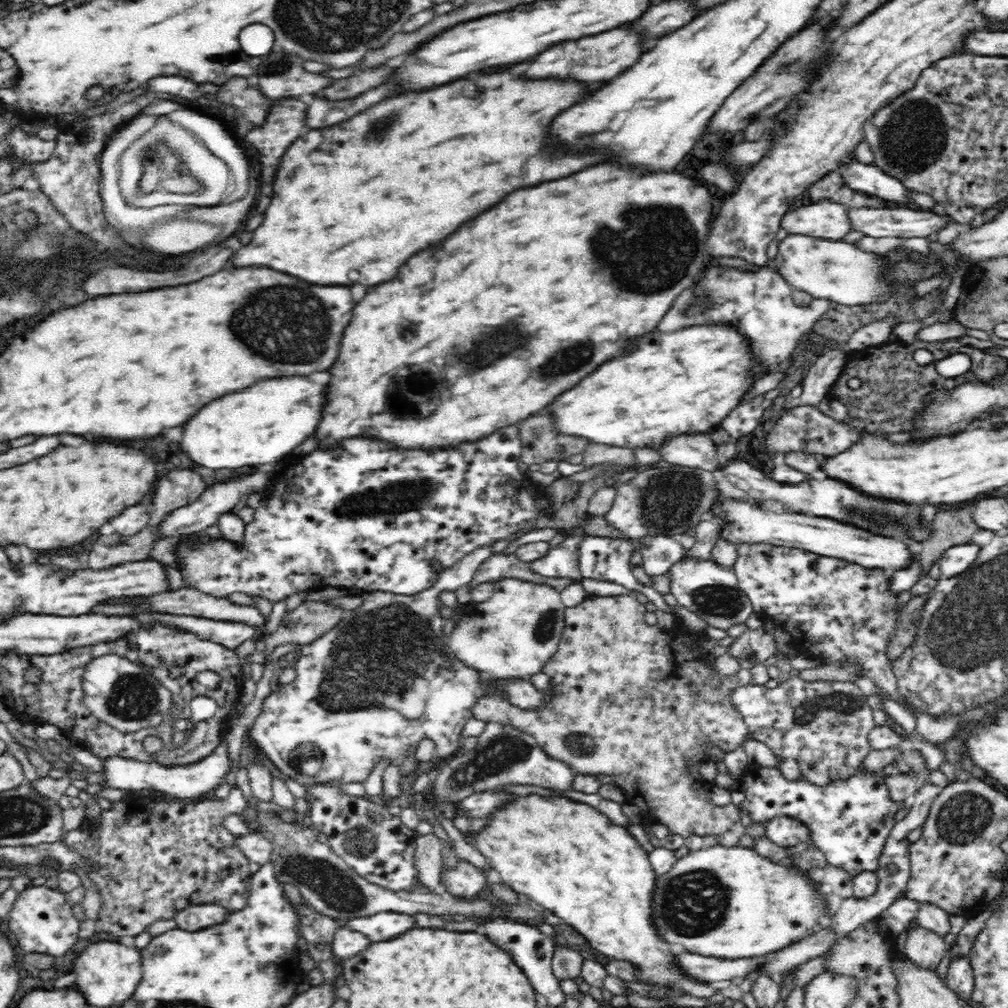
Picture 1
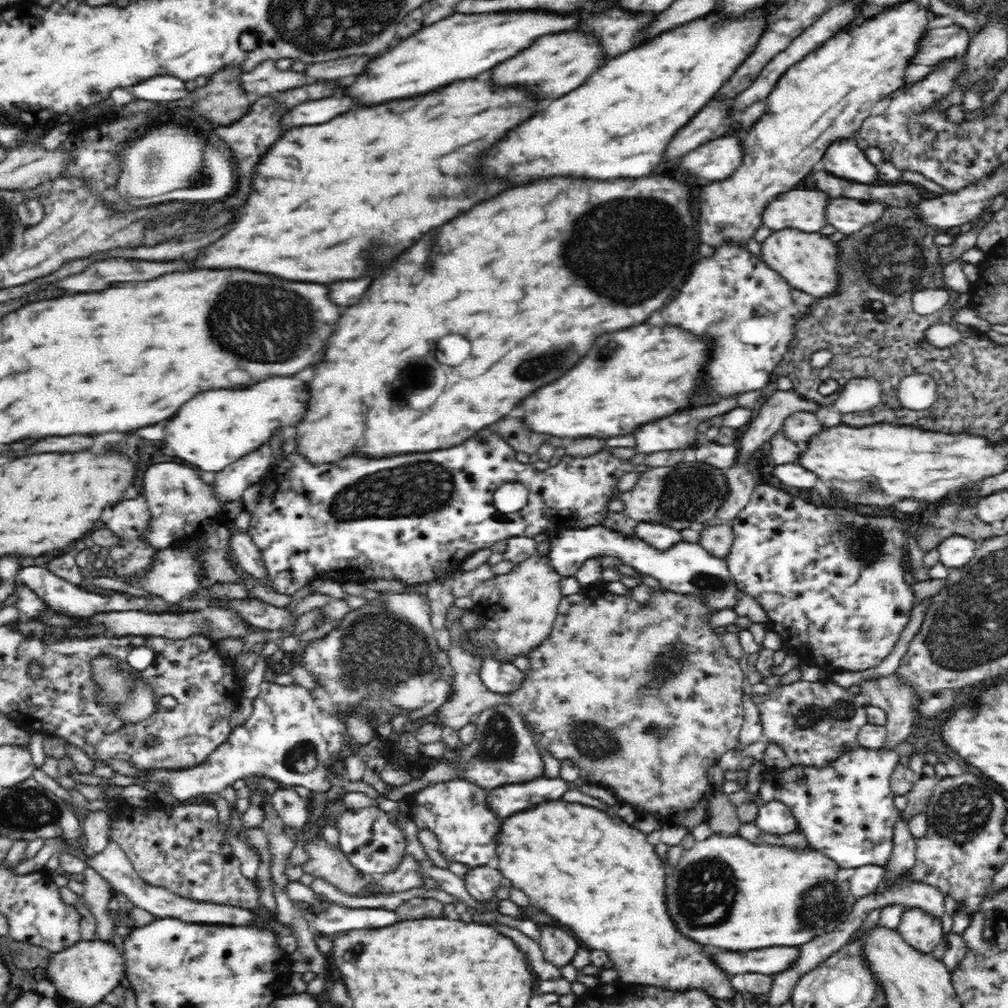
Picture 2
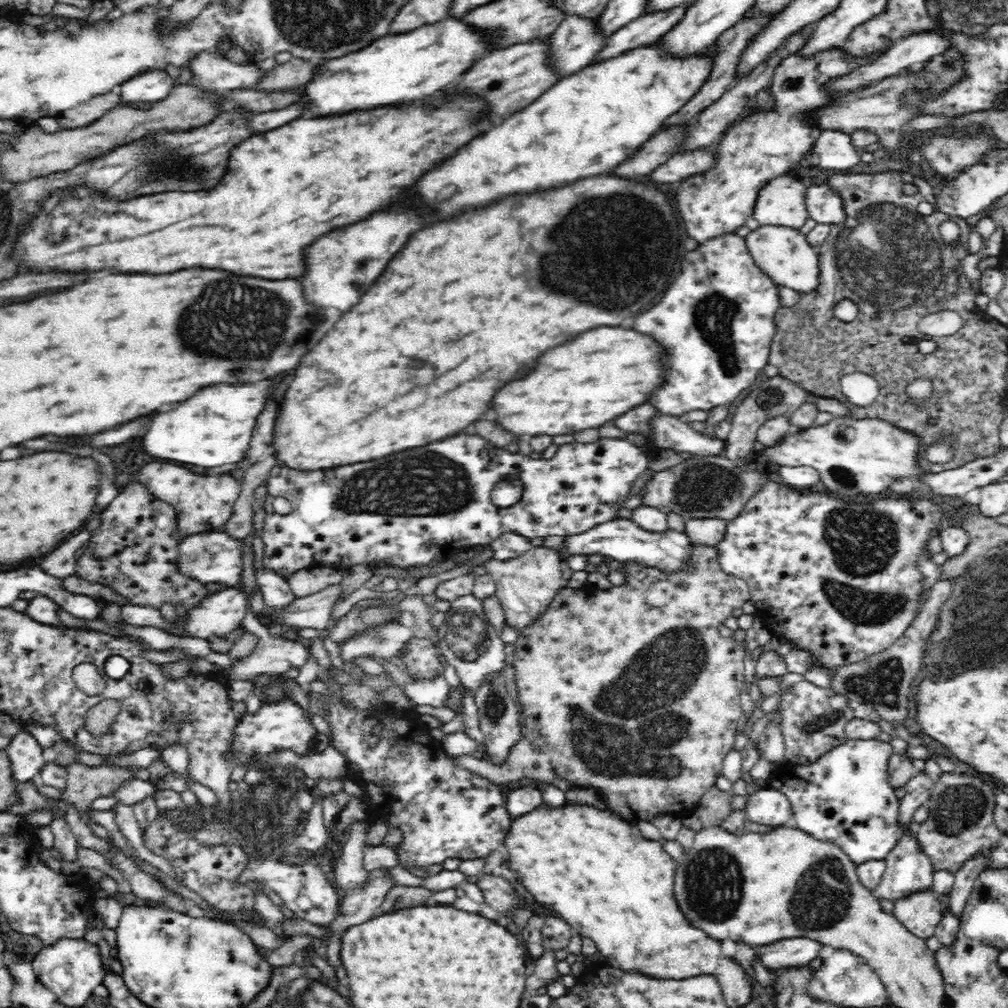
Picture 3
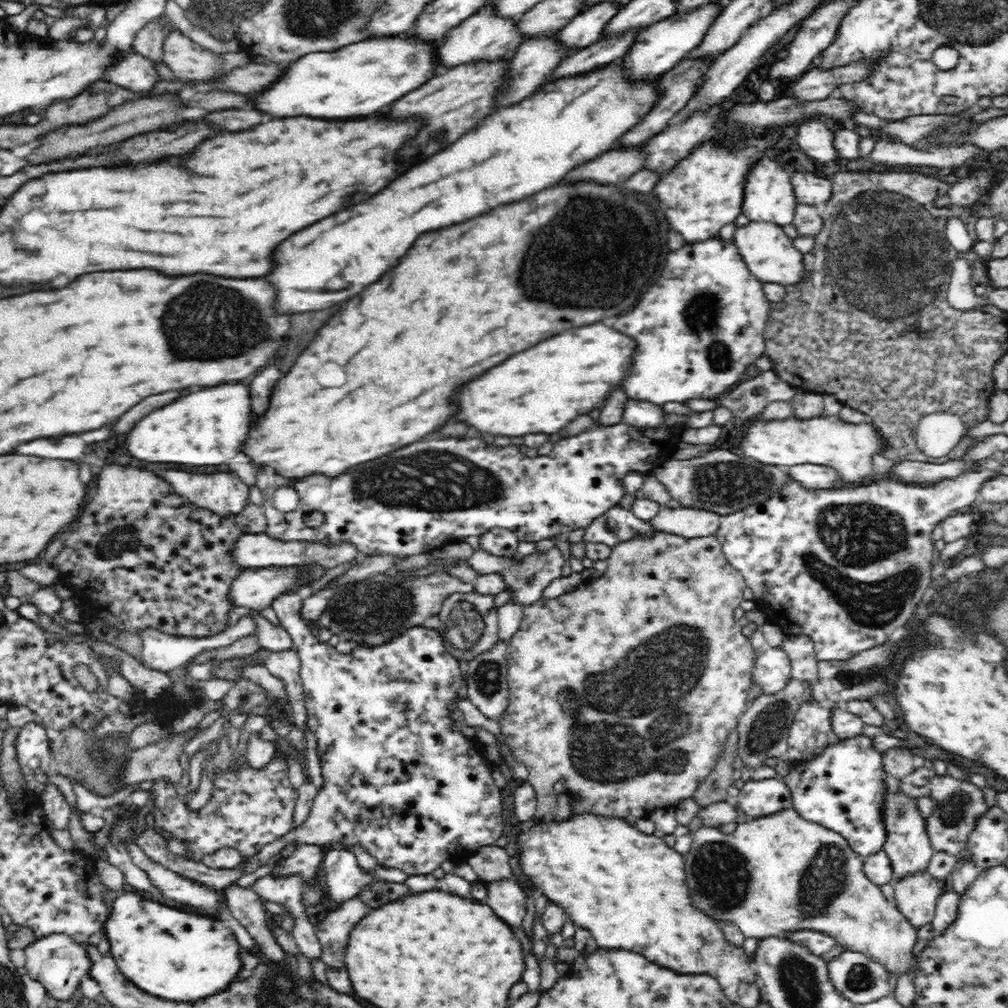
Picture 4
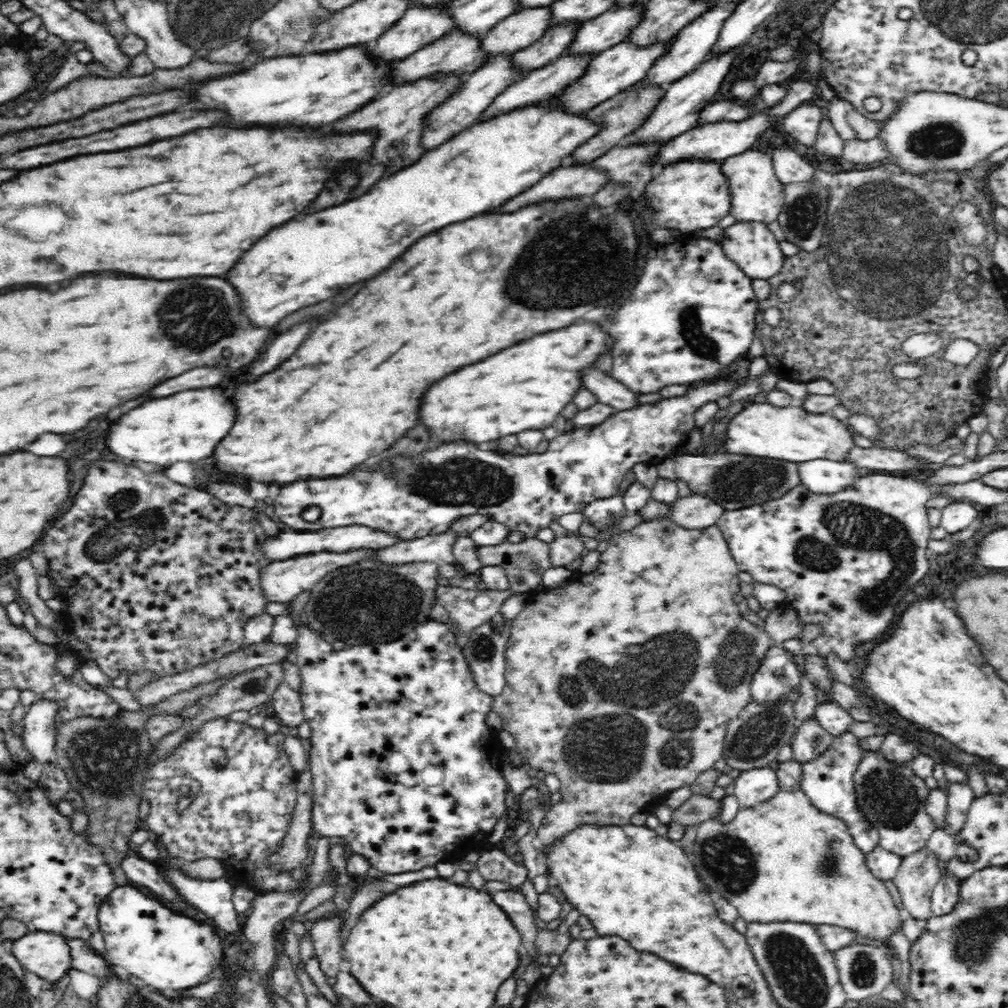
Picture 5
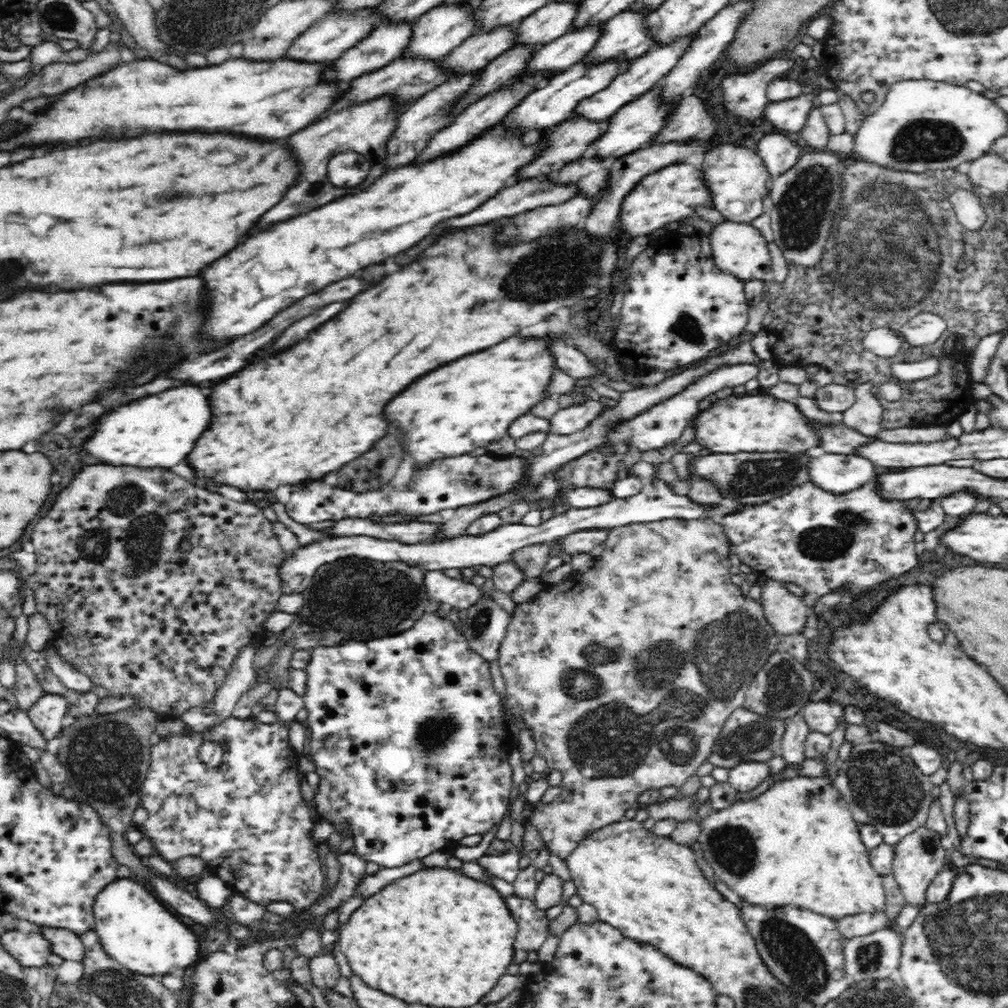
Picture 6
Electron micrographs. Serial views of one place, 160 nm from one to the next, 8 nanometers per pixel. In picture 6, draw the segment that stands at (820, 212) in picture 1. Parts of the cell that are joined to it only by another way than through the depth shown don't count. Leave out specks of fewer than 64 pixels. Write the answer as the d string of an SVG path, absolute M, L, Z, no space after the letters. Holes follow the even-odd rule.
M728 143L712 145L703 152L704 160L699 168L701 184L710 192L711 206L725 217L726 221L750 223L763 213L762 201L767 196L766 180L770 175L763 160L754 150Z

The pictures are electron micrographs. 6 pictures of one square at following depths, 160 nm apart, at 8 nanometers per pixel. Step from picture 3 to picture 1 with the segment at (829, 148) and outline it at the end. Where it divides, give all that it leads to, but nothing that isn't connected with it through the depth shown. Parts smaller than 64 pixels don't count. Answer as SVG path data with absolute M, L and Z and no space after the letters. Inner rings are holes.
M858 160L844 162L837 168L841 179L852 189L861 193L870 193L890 201L891 206L913 206L908 189L895 176L884 173L874 163Z

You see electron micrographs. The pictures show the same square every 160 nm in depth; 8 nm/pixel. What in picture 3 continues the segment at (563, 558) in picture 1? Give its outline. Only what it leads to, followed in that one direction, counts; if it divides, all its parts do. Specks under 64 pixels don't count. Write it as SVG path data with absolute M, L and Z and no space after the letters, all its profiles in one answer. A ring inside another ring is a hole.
M614 517L612 520L597 524L587 532L570 536L564 542L563 550L560 548L560 556L570 555L592 555L601 554L610 556L619 562L630 560L638 561L642 565L654 565L655 567L664 568L668 571L675 571L683 566L685 559L689 555L689 546L691 540L684 532L676 530L664 532L653 532L646 530L633 519Z

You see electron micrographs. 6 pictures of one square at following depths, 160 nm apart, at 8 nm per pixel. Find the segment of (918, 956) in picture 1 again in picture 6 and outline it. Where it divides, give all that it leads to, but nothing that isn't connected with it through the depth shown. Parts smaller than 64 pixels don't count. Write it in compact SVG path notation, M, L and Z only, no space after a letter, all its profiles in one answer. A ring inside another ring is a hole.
M924 824L916 827L916 830L910 834L906 834L892 847L894 849L892 874L900 885L906 902L920 908L925 902L927 886L940 872L950 866L949 851L944 836Z

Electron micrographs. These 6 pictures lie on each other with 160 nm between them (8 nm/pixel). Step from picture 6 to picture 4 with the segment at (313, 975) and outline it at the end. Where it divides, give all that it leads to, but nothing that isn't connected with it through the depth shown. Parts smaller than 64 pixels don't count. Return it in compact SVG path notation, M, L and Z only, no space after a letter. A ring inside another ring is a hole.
M354 897L340 903L337 909L328 912L319 922L316 934L321 944L321 959L326 967L345 966L345 948L350 932L369 910L369 906Z

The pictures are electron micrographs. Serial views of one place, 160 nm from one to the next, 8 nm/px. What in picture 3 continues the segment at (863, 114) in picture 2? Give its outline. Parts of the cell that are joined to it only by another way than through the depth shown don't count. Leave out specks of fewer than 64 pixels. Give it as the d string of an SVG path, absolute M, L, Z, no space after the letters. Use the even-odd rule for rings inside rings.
M843 49L826 50L814 54L813 58L802 59L798 54L788 55L778 66L774 67L773 78L770 82L770 91L774 95L774 107L772 111L763 111L747 116L738 124L732 123L717 142L711 146L713 163L708 169L684 177L678 182L674 190L674 202L676 210L686 226L686 234L694 238L696 242L703 243L709 238L723 234L734 233L744 226L746 220L752 216L753 206L759 188L768 183L777 175L789 174L793 166L797 166L800 160L808 154L815 134L819 131L811 124L807 124L807 112L815 109L818 105L827 103L834 92L823 90L821 84L826 79L843 75L852 67L860 66L868 60L874 60L875 55L864 56L862 59L852 59L846 56Z

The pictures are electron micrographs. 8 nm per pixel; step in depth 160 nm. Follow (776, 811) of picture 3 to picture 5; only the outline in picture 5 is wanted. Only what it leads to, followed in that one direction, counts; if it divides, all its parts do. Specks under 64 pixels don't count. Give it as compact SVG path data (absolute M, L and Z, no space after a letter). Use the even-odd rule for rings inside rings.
M752 768L742 770L730 790L731 794L738 797L740 807L755 807L772 798L780 790L777 775L772 768Z

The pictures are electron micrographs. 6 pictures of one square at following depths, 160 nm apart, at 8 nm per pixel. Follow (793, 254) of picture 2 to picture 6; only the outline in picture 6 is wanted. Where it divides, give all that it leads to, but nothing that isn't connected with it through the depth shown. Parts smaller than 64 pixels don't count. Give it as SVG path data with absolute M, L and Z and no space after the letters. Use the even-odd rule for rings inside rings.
M724 220L717 225L714 224L712 232L707 237L709 238L710 249L712 249L714 269L723 274L728 274L744 284L750 280L764 282L773 280L768 242L752 224Z

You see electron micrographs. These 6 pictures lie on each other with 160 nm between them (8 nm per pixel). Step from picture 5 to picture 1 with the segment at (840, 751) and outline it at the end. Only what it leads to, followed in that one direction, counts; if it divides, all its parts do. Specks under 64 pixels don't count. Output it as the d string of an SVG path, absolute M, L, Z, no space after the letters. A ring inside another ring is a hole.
M749 763L742 774L746 798L739 805L741 811L746 811L750 820L757 824L764 824L776 815L788 815L802 822L809 830L809 840L821 850L829 866L841 869L850 875L858 876L866 870L877 871L887 838L896 820L896 813L900 809L900 802L892 800L886 785L886 776L883 768L869 770L862 764L846 779L832 779L825 785L816 785L802 778L788 780L778 768L762 768L757 764Z

